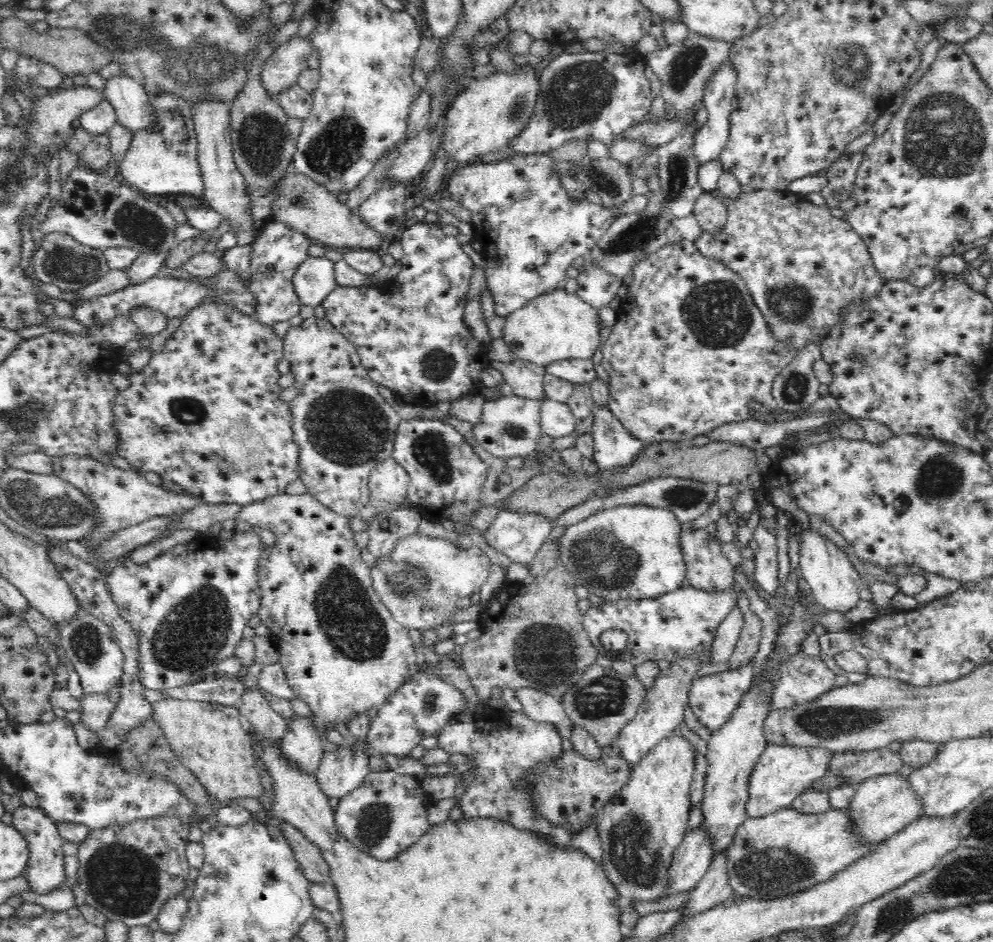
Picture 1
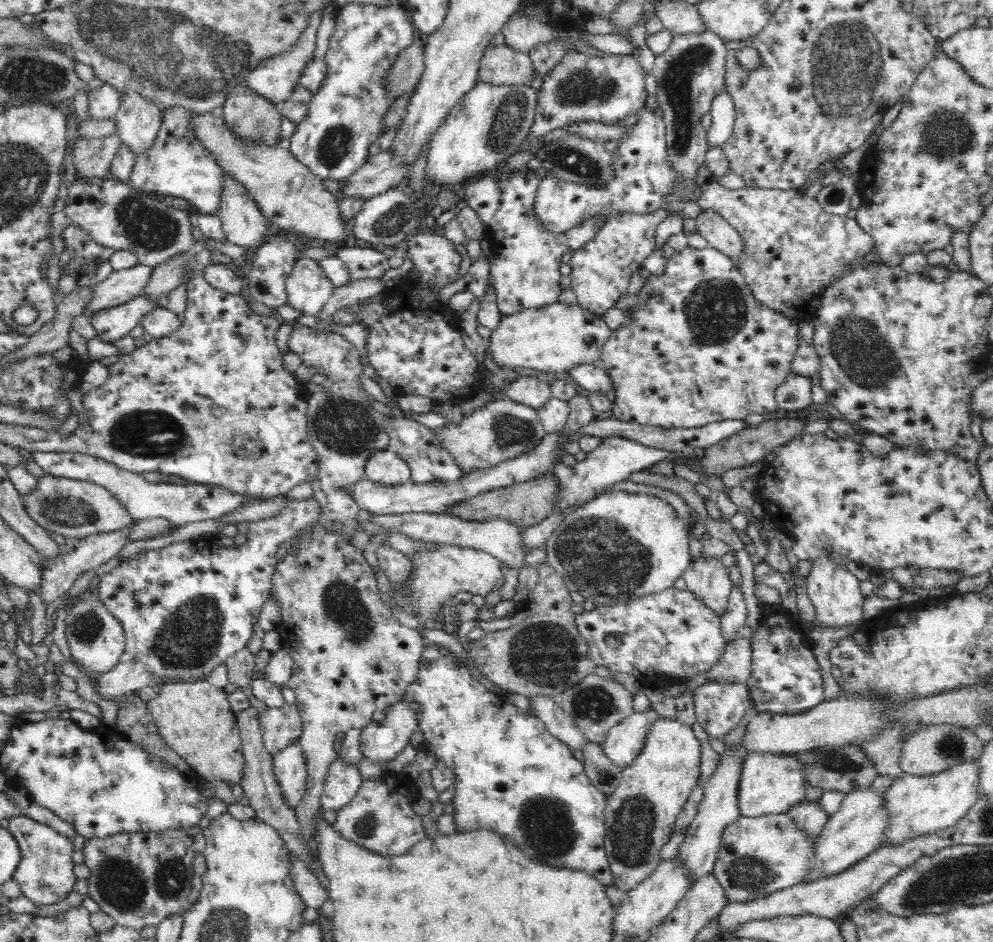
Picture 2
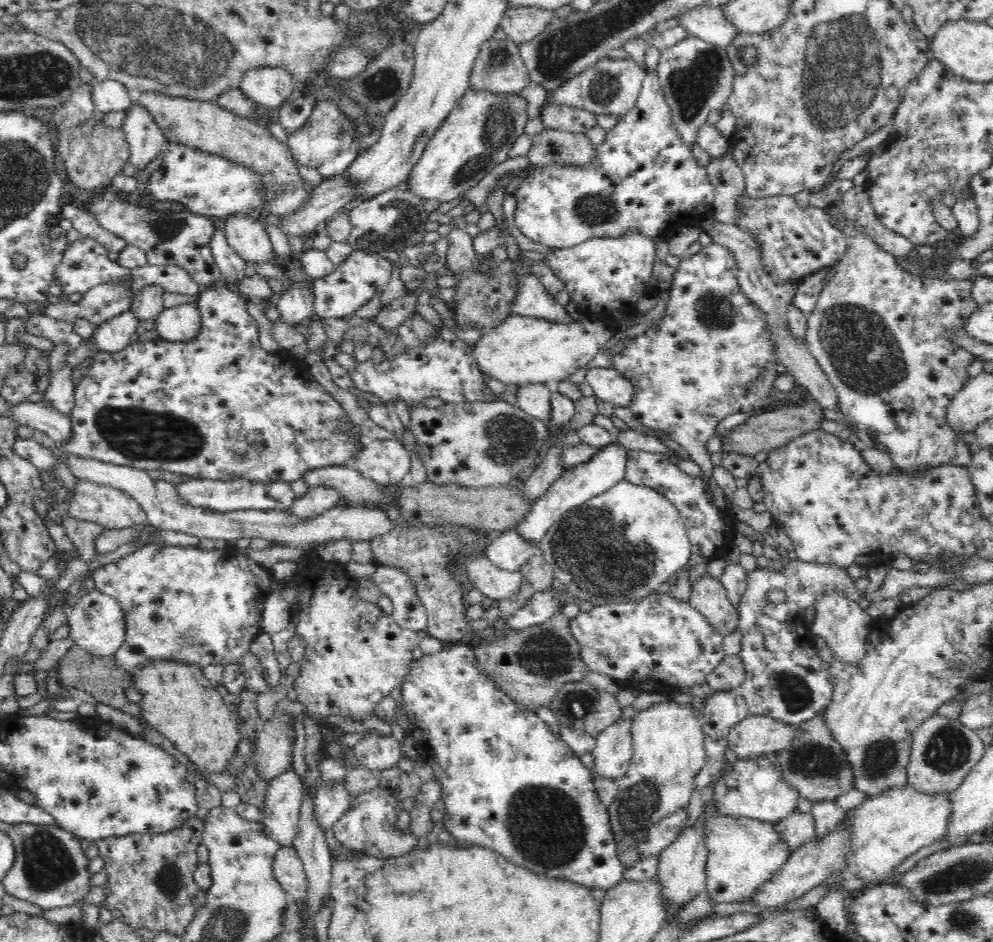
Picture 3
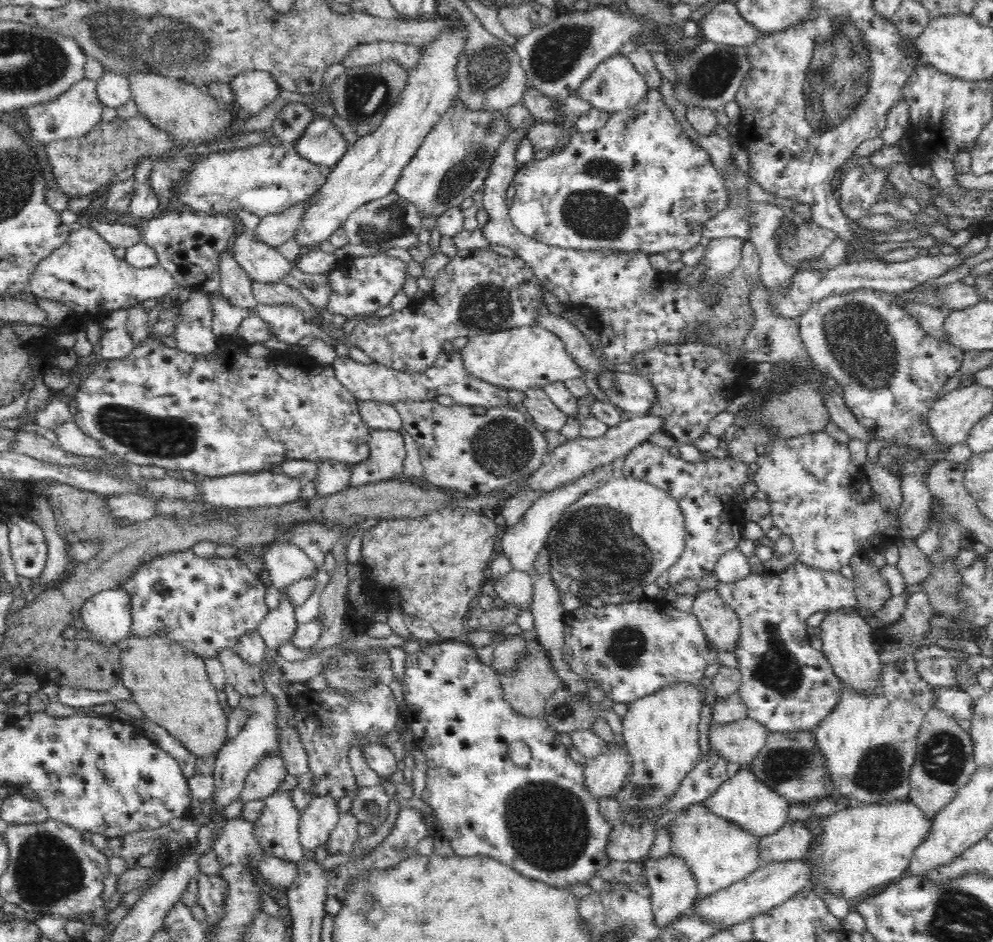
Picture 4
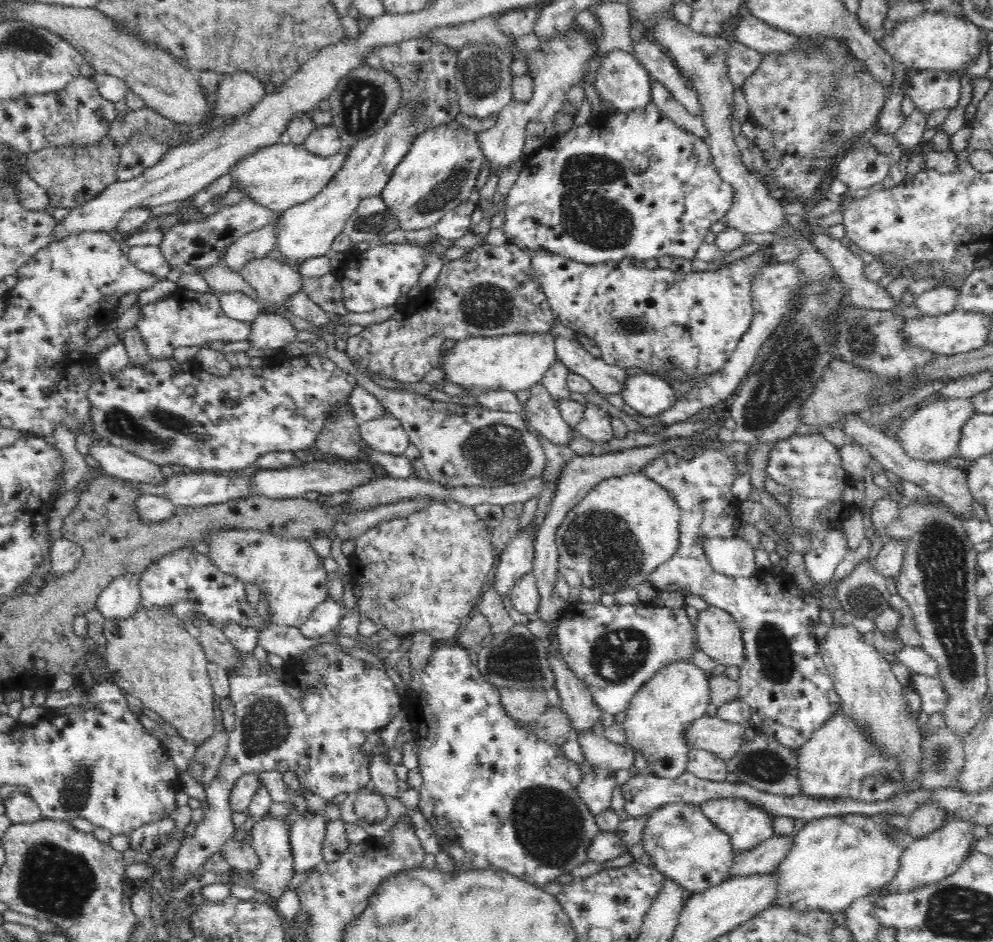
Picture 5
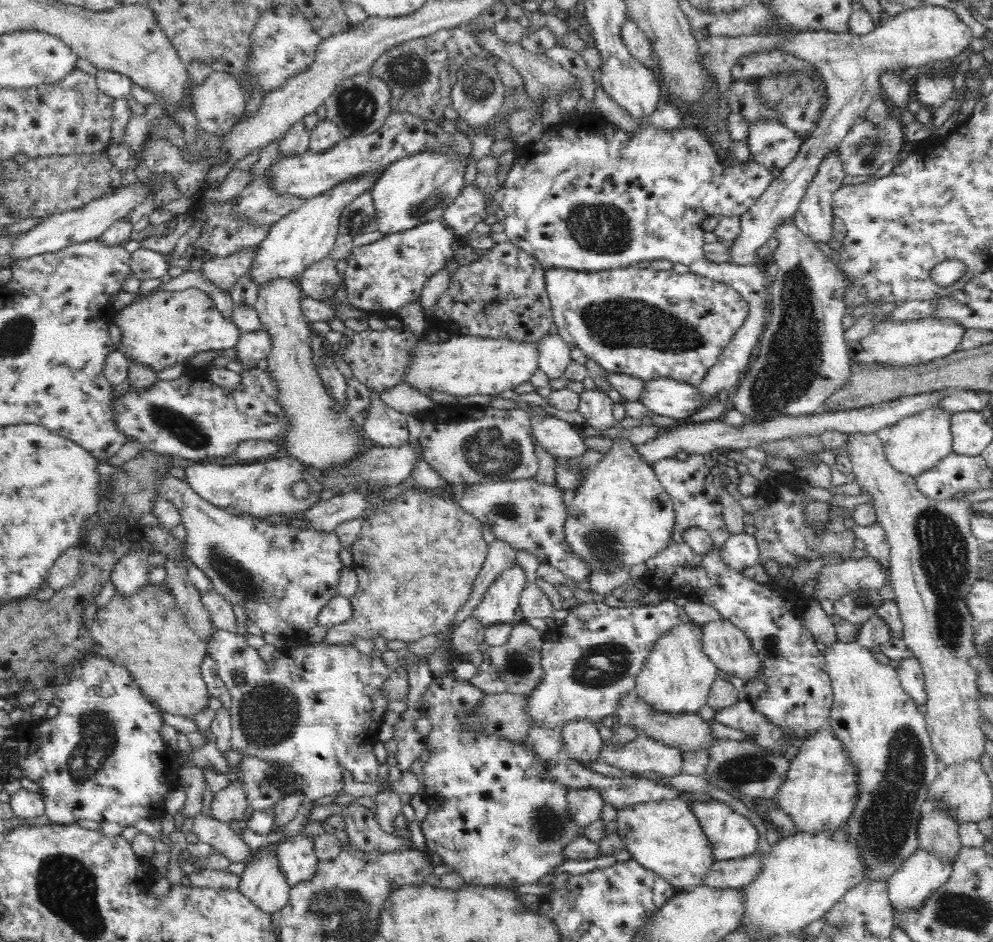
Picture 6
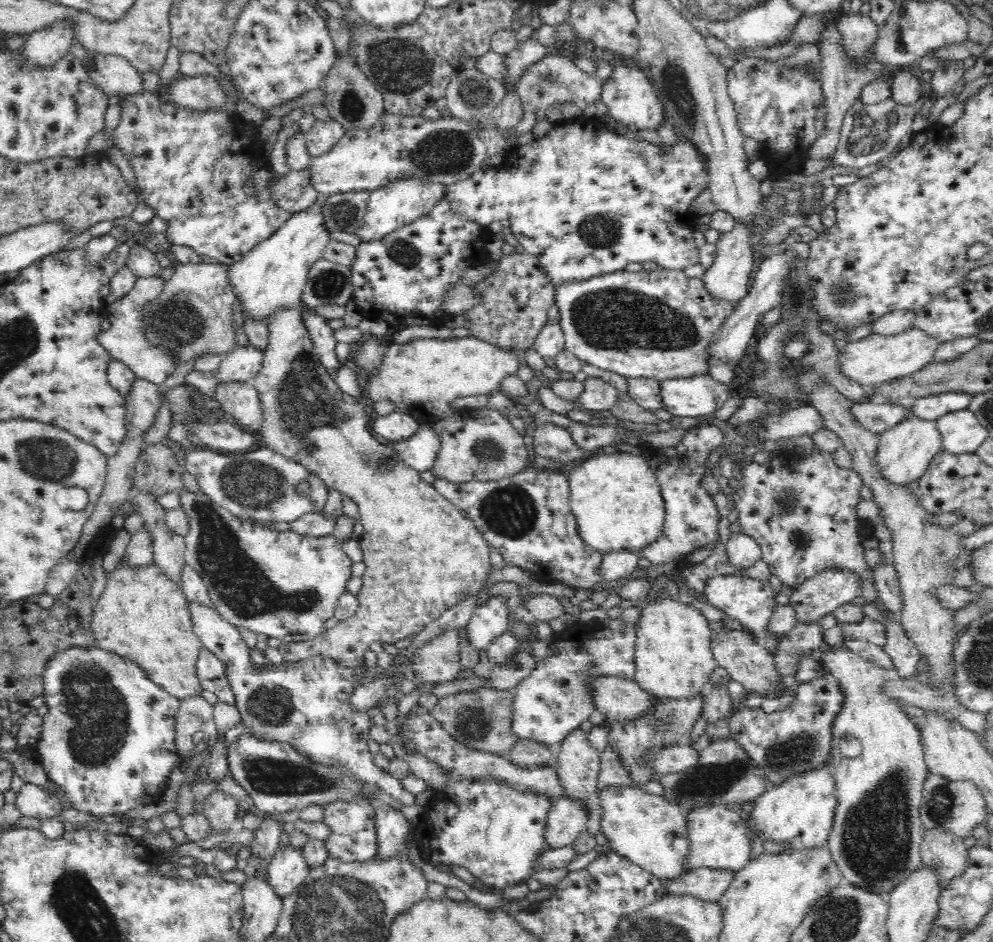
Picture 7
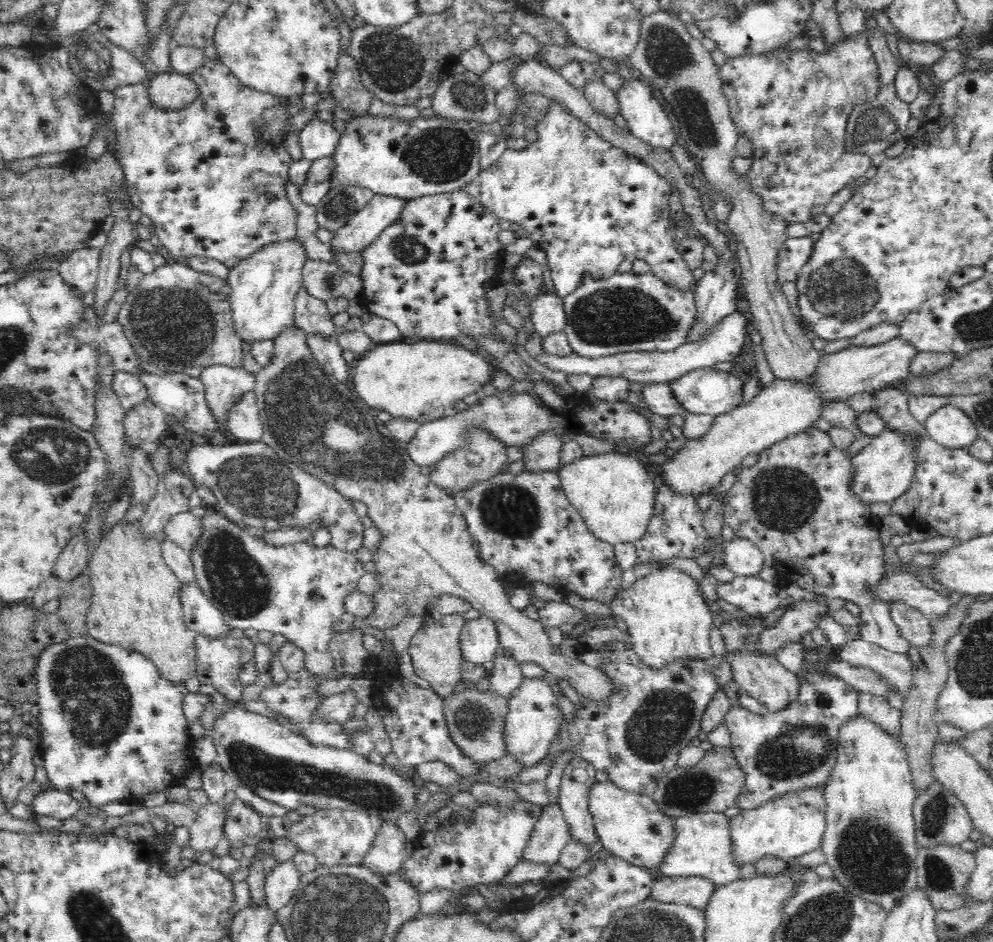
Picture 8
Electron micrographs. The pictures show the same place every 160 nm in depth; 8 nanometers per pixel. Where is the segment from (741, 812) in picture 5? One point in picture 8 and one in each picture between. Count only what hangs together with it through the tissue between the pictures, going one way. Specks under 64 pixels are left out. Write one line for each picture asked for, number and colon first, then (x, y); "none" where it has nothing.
6: (730, 835)
7: (717, 836)
8: (702, 848)

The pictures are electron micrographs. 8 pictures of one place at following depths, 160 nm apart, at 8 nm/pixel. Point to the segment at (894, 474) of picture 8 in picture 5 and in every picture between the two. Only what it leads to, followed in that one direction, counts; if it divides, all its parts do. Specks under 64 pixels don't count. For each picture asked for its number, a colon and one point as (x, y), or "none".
5: (932, 434)
6: (918, 442)
7: (903, 454)

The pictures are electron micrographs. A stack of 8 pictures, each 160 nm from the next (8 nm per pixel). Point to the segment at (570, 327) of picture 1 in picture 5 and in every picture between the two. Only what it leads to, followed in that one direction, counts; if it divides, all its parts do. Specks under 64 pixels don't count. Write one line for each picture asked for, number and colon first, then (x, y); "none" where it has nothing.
2: (554, 339)
3: (522, 350)
4: (521, 358)
5: (516, 362)

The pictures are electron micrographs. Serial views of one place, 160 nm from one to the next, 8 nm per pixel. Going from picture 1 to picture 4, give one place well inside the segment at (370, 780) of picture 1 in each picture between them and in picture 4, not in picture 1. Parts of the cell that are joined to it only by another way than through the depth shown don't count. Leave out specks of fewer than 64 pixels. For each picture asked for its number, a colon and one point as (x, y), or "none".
2: (380, 818)
3: (369, 824)
4: (344, 836)

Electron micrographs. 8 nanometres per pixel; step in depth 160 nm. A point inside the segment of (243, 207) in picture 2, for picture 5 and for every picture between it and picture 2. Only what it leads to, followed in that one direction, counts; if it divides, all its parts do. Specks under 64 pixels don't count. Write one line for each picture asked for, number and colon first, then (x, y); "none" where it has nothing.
3: (248, 237)
4: (262, 264)
5: (275, 282)

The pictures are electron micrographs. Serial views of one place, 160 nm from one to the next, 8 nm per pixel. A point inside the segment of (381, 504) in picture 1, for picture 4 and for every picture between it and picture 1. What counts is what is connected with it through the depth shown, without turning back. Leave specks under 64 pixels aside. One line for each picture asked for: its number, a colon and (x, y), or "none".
2: (385, 466)
3: (385, 462)
4: (388, 450)

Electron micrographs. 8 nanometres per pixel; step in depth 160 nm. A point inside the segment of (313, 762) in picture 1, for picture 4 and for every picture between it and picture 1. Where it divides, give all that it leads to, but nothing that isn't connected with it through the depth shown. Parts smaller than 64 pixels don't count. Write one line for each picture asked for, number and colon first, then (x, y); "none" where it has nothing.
2: (289, 765)
3: (283, 800)
4: (277, 833)

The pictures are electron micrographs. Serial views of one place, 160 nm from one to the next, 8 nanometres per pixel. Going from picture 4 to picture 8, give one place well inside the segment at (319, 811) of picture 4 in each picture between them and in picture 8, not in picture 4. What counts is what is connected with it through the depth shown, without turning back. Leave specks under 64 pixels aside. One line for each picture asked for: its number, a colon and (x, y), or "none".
5: (307, 834)
6: (297, 861)
7: (286, 872)
8: (281, 882)

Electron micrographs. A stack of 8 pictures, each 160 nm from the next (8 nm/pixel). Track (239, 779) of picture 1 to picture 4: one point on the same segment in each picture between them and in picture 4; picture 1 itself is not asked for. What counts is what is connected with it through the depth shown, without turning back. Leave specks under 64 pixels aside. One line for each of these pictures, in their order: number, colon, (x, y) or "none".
2: (195, 719)
3: (177, 699)
4: (170, 683)

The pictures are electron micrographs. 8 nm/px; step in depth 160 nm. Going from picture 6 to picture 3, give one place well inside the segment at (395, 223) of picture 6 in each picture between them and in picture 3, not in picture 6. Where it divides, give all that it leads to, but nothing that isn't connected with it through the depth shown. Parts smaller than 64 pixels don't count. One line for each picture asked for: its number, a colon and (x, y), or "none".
3: (478, 134)
4: (453, 161)
5: (436, 175)

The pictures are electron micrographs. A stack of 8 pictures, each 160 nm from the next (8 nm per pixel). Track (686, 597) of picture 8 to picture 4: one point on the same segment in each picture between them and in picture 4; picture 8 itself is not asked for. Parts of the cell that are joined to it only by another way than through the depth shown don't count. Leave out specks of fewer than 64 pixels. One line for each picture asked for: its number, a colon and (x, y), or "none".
4: (660, 732)
5: (677, 693)
6: (677, 676)
7: (673, 654)

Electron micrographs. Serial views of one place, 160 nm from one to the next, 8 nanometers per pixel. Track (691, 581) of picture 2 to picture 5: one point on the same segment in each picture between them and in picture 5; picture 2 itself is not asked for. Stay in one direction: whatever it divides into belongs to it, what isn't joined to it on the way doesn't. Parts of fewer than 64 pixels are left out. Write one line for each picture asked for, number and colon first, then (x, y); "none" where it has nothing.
3: (708, 596)
4: (721, 626)
5: (718, 635)

